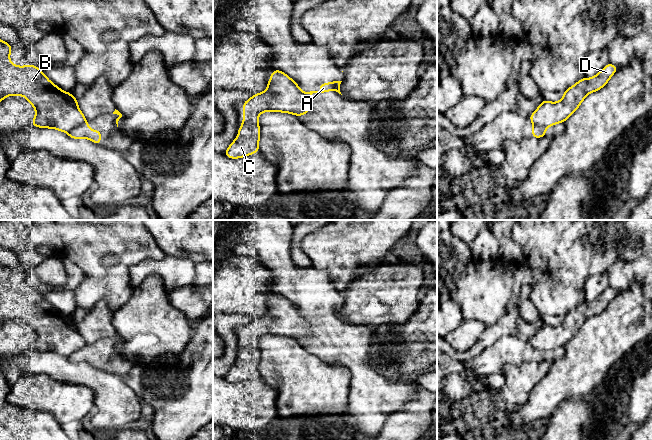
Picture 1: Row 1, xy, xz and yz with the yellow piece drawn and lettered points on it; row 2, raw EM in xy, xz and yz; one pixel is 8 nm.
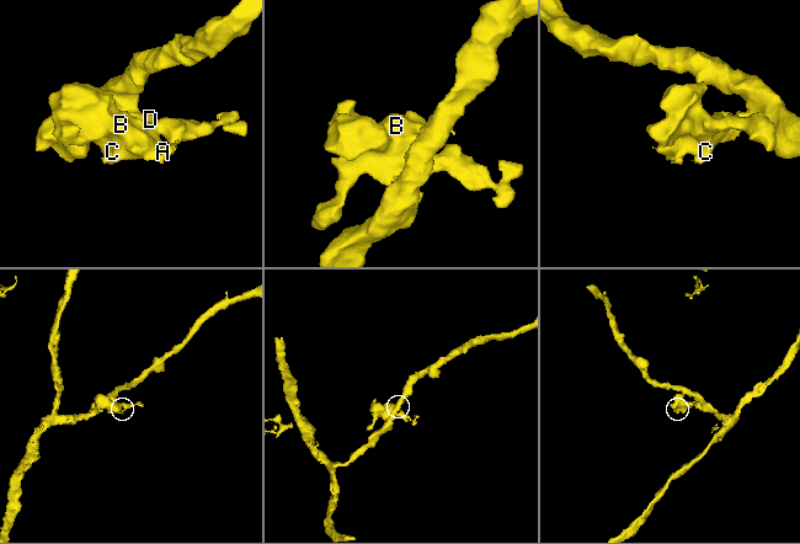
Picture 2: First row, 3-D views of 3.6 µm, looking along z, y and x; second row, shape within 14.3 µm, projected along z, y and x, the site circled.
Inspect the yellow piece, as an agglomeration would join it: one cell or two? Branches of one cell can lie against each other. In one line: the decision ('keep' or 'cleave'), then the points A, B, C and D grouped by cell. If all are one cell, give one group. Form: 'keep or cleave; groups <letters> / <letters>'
cleave; groups A / B C D

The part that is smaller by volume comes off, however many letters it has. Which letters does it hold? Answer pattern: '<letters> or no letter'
A

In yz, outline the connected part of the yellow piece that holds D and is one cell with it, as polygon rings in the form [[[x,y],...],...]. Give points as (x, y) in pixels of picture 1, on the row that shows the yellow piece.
[[[608,63],[594,77],[590,79],[584,77],[570,86],[564,91],[563,98],[559,102],[553,103],[544,99],[536,111],[530,115],[529,120],[540,127],[564,123],[578,109],[585,97],[603,88],[617,70],[617,66]]]

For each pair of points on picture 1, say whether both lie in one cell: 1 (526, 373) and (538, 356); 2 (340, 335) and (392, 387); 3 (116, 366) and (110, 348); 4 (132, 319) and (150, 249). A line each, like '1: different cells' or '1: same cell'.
1: different cells
2: same cell
3: same cell
4: different cells

